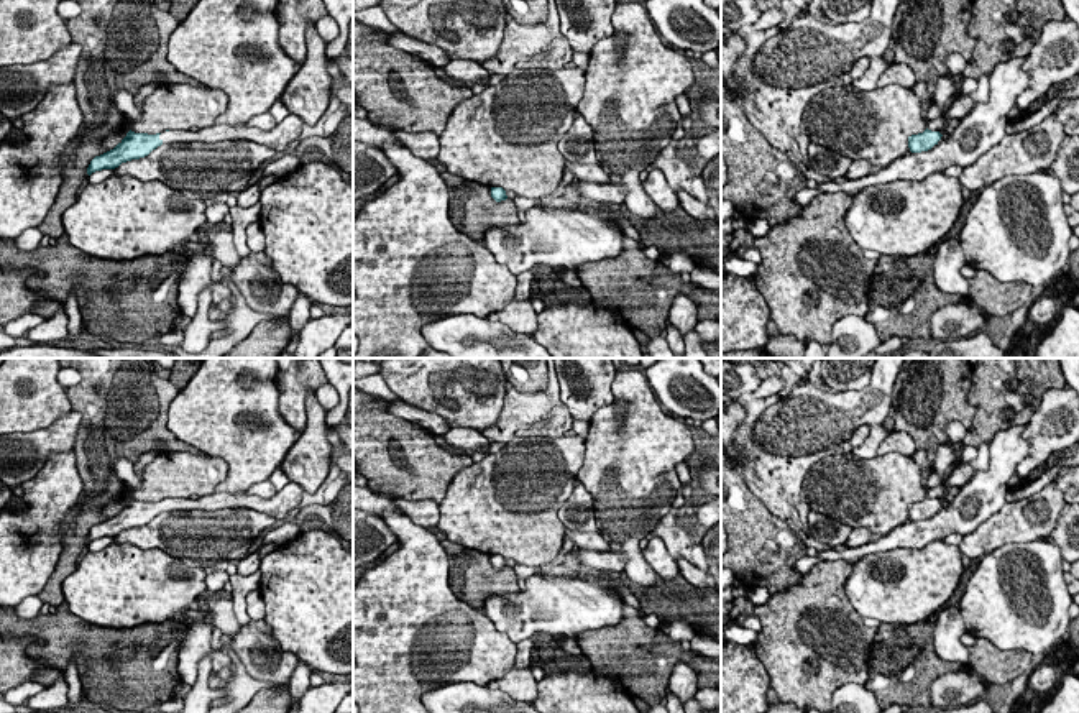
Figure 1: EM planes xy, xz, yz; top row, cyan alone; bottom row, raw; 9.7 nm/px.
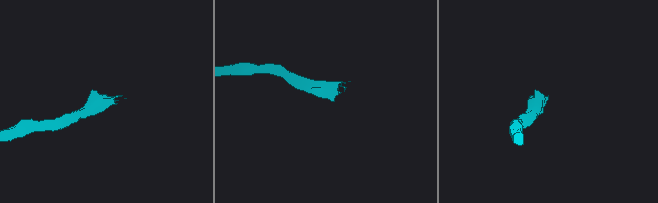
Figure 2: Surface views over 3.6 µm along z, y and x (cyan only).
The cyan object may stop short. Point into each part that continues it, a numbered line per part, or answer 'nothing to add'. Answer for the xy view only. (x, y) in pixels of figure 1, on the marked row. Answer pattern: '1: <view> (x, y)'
1: xy (289, 128)

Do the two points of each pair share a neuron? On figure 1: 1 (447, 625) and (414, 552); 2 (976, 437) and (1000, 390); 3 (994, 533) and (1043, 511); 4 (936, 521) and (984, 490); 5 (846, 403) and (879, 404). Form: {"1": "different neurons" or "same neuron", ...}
{"1": "same neuron", "2": "same neuron", "3": "same neuron", "4": "same neuron", "5": "same neuron"}

